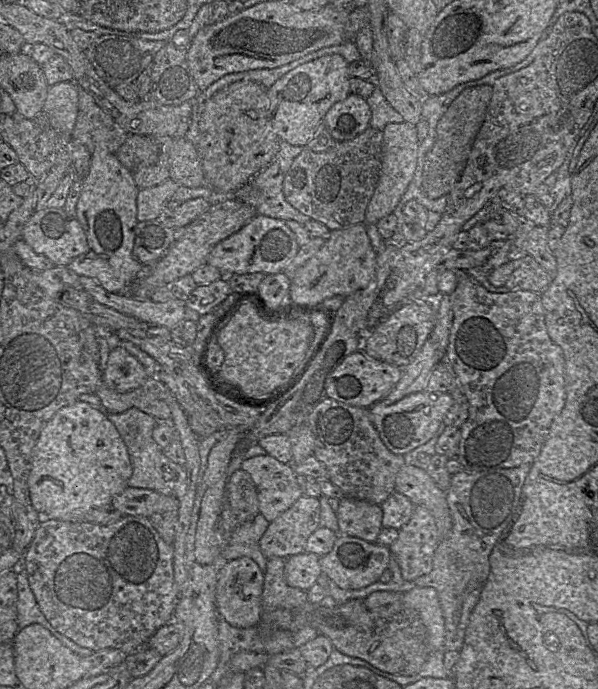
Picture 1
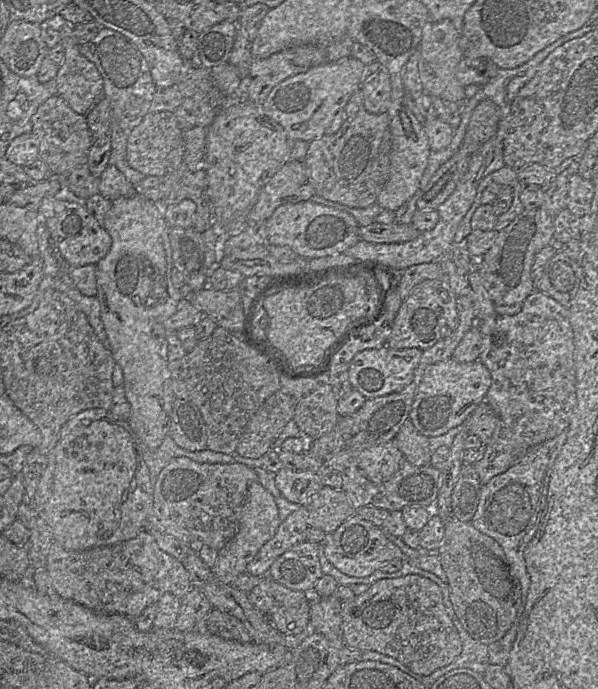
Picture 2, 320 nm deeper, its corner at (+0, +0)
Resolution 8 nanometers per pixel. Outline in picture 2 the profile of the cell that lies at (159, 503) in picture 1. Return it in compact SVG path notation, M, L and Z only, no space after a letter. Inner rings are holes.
M184 456L173 458L154 481L153 504L147 523L196 552L203 546L218 551L236 535L238 511L249 485L257 480L255 470L242 463L211 464L198 463Z

